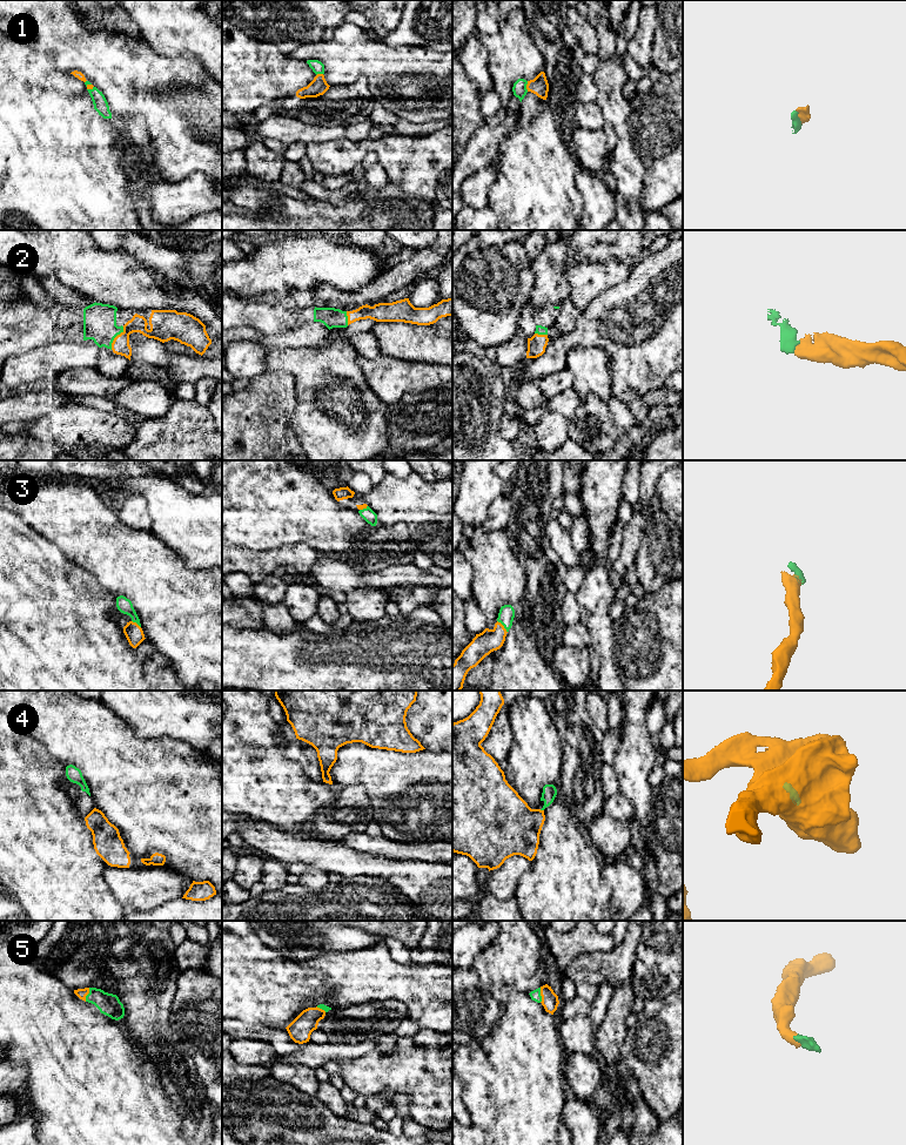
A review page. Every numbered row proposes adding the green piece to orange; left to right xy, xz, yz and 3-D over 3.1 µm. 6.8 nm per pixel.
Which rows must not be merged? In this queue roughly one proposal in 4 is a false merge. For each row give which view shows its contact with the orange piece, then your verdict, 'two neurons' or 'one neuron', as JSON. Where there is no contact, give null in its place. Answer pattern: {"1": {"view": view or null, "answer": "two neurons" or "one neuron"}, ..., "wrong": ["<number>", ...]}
{"1": {"view": "yz", "answer": "one neuron"}, "2": {"view": "xy", "answer": "one neuron"}, "3": {"view": "yz", "answer": "one neuron"}, "4": {"view": "yz", "answer": "two neurons"}, "5": {"view": "yz", "answer": "one neuron"}, "wrong": ["4"]}

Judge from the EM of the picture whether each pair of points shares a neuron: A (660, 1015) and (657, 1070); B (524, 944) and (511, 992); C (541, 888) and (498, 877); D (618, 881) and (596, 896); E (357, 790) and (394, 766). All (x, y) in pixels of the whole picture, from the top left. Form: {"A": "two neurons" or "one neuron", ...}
{"A": "one neuron", "B": "two neurons", "C": "two neurons", "D": "two neurons", "E": "two neurons"}

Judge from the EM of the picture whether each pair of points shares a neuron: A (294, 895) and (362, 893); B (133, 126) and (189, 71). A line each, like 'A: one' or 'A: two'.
A: one
B: two

